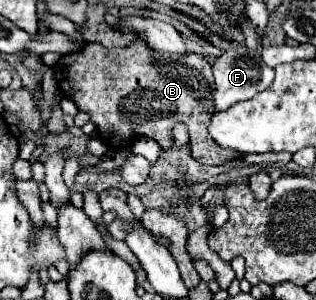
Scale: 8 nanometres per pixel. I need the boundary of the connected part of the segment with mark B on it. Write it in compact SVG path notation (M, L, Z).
M135 39L135 43L127 49L105 49L99 43L87 43L79 51L63 55L53 65L53 73L55 73L61 93L67 99L75 101L79 111L85 111L91 115L91 121L99 127L99 137L109 151L121 151L121 147L127 147L129 143L133 143L137 137L143 137L143 135L155 139L161 147L167 149L169 145L173 145L173 139L171 139L173 125L177 121L183 121L189 127L189 135L191 135L189 145L193 151L193 159L197 159L199 163L223 165L239 157L237 151L217 147L217 143L213 143L211 135L207 133L209 119L215 113L211 109L213 107L211 103L213 73L211 73L211 65L201 55L157 53L157 51L151 51L141 39Z

